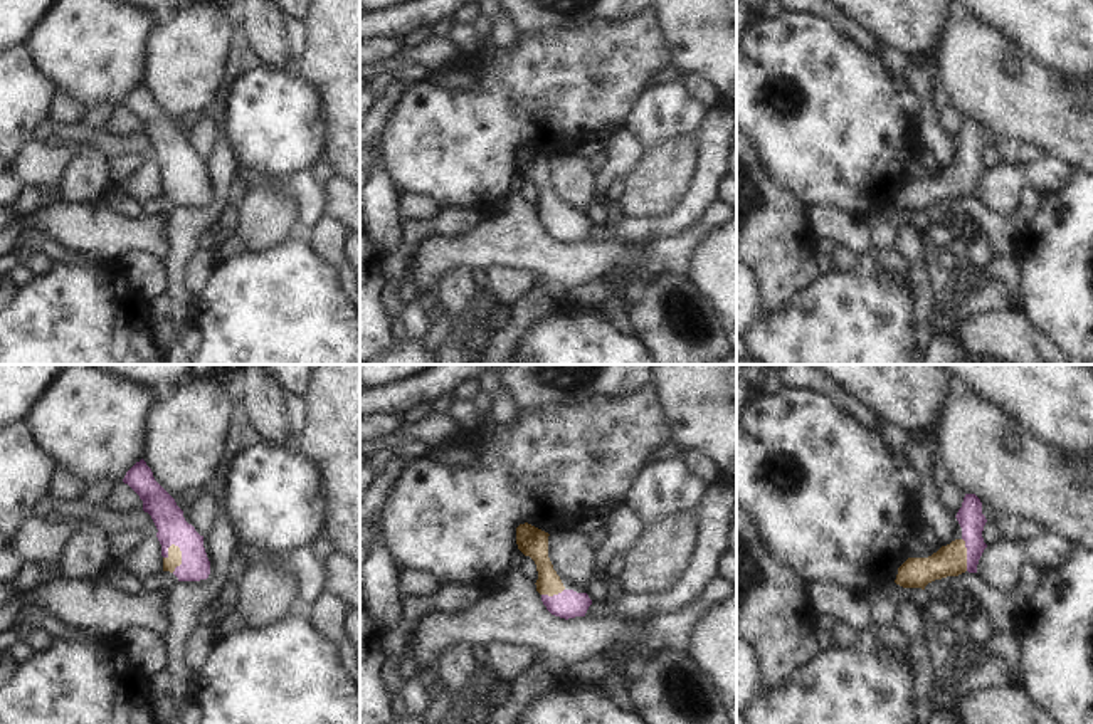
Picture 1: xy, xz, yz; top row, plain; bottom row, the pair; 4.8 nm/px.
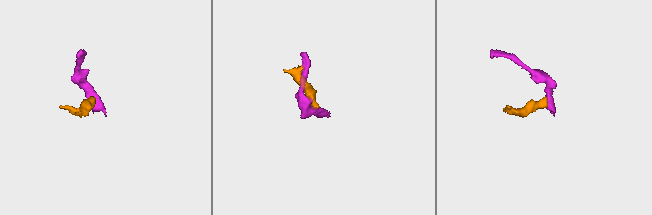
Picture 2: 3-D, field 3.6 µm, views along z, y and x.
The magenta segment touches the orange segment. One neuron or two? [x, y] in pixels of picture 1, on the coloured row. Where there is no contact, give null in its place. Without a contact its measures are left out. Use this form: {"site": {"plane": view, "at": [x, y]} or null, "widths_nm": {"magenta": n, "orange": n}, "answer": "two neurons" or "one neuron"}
{"site": {"plane": "xy", "at": [182, 558]}, "widths_nm": {"magenta": 140, "orange": 70}, "answer": "one neuron"}

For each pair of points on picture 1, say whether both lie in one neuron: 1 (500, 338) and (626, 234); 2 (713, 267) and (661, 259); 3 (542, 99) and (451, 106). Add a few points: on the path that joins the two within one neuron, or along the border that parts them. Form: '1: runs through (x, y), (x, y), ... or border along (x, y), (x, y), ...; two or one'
1: border along (586, 239), (624, 242); two
2: border along (710, 230), (695, 247), (681, 271); two
3: runs through (520, 101), (508, 106), (473, 106); one

